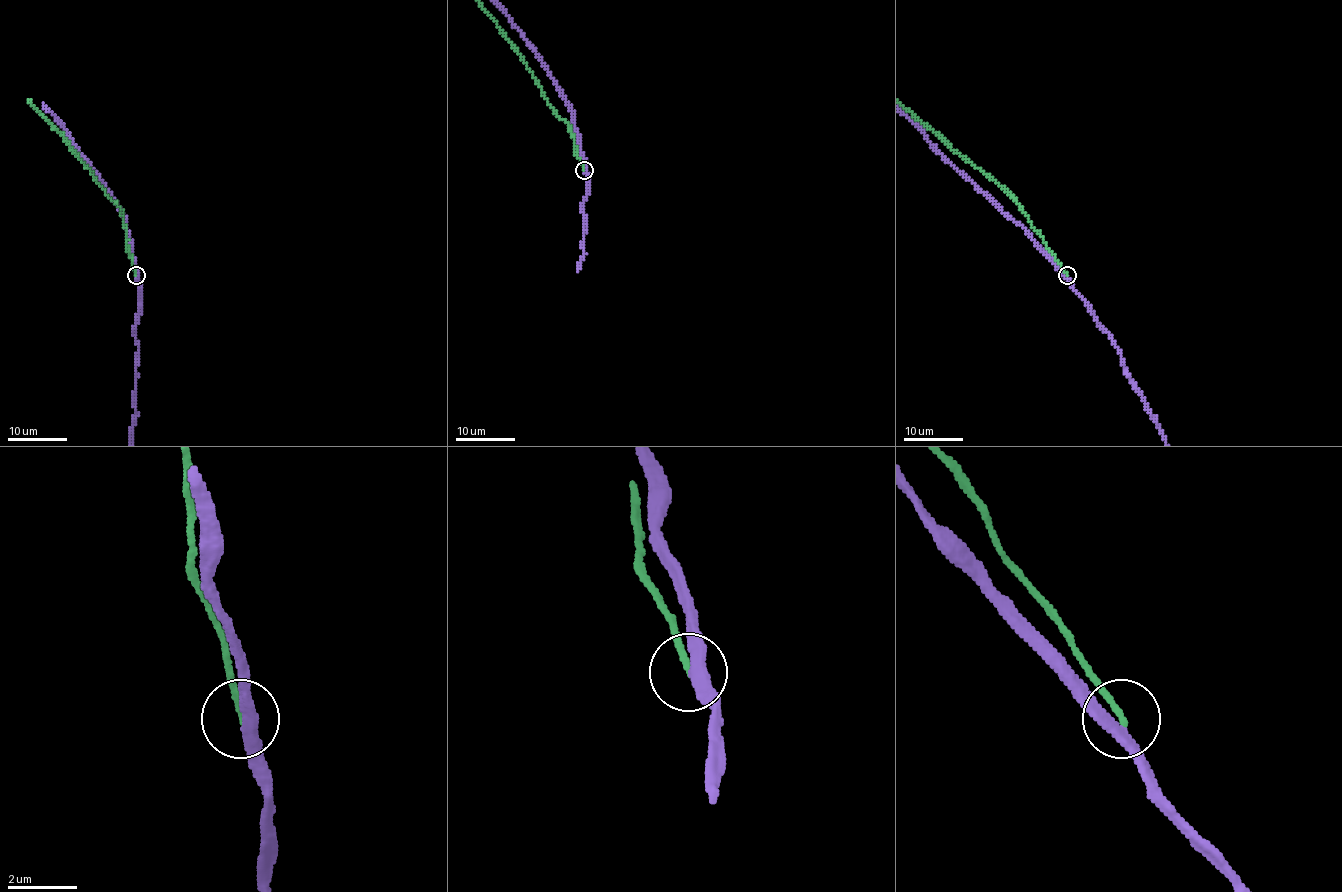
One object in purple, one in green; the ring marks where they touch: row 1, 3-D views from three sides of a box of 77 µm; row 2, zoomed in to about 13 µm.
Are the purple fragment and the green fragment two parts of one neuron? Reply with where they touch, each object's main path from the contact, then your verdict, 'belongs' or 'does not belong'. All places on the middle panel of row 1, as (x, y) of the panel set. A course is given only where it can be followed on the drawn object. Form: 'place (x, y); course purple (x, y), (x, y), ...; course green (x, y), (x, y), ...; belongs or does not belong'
place (584, 170); course green (584, 169), (575, 151), (570, 126), (547, 101), (517, 49); does not belong

